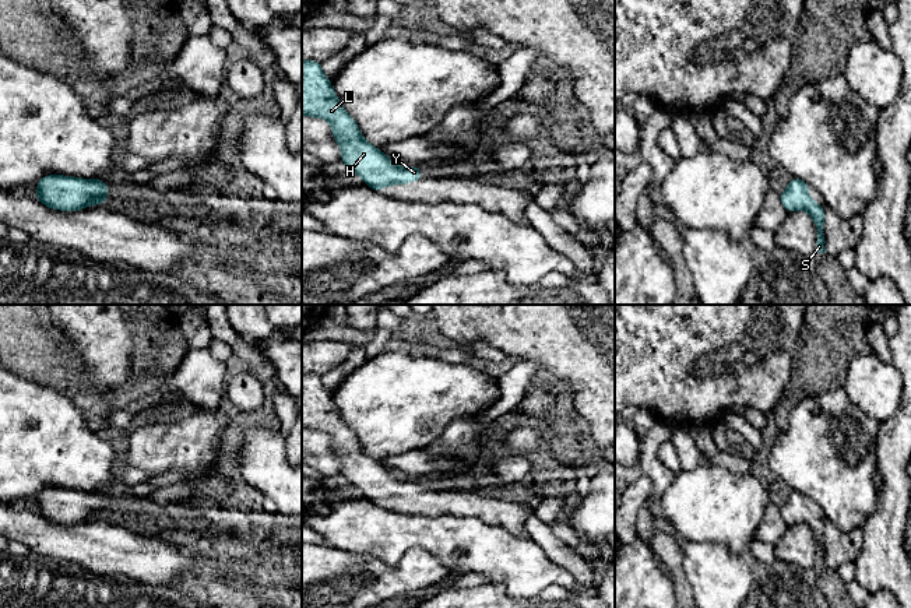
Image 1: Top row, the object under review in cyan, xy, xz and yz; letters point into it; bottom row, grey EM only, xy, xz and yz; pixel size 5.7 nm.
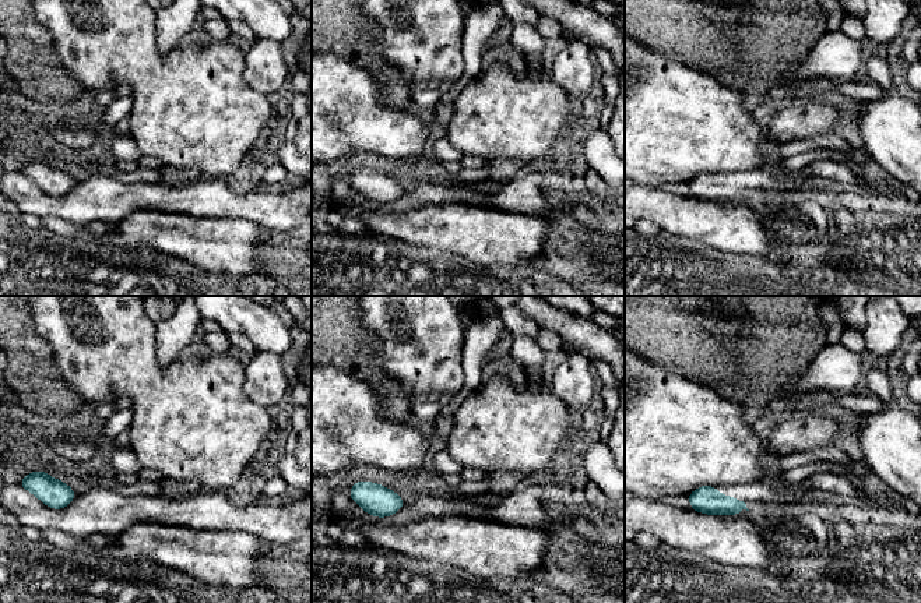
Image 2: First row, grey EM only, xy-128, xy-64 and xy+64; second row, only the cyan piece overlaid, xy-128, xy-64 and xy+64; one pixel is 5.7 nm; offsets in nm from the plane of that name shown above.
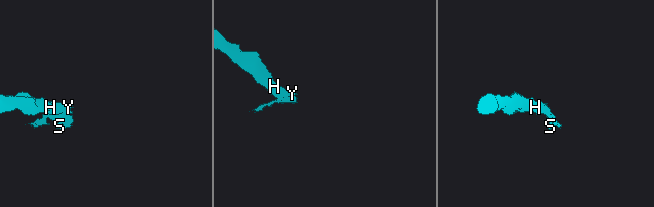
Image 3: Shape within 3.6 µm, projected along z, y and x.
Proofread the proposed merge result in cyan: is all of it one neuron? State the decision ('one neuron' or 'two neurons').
one neuron

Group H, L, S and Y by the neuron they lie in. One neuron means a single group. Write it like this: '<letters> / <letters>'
H L S Y

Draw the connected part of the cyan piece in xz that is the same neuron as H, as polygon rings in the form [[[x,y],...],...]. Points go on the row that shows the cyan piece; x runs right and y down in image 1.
[[[302,61],[302,115],[326,119],[341,150],[348,172],[362,178],[366,186],[381,193],[384,186],[405,184],[423,175],[419,166],[400,168],[360,134],[354,117],[342,108],[321,63]]]

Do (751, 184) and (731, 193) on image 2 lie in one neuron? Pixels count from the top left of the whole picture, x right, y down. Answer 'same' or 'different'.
same

